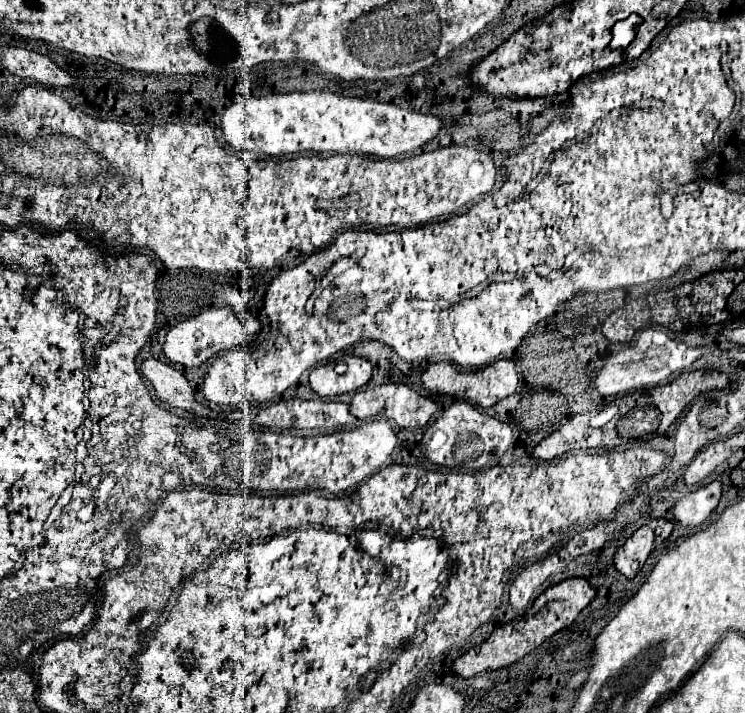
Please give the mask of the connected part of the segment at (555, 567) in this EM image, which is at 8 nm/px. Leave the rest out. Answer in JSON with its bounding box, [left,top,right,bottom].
[511,555,565,611]

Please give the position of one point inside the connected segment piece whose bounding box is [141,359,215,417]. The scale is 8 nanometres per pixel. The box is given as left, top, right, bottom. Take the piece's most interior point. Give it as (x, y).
(170, 385)

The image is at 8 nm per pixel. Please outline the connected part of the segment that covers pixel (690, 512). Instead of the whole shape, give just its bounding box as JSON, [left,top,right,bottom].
[673,481,721,525]

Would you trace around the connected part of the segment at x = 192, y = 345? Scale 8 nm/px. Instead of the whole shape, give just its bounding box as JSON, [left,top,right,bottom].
[163,307,247,367]

